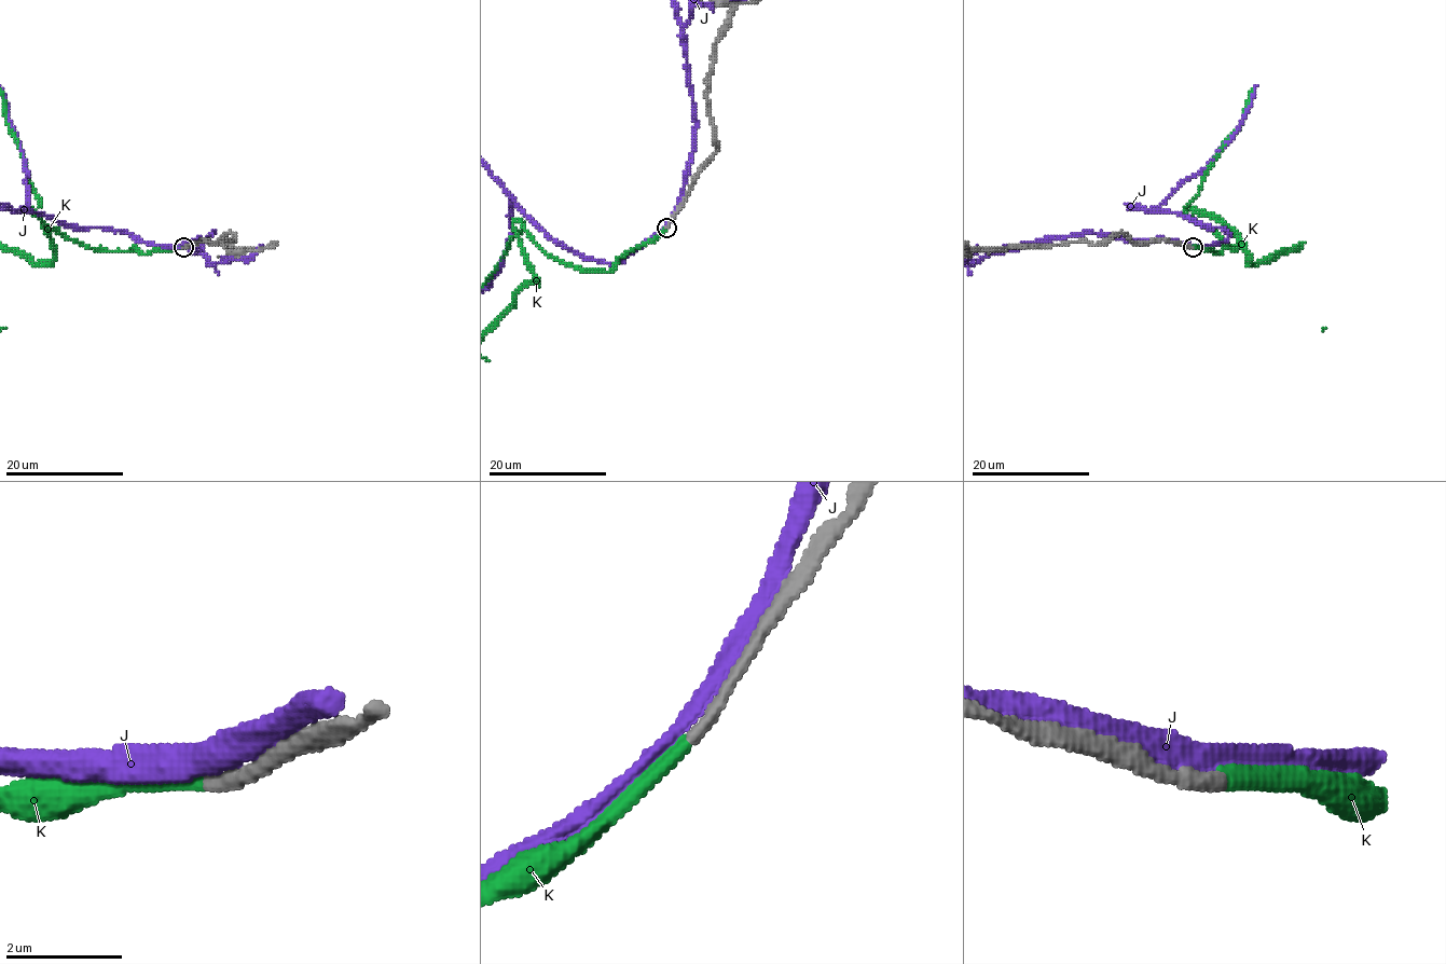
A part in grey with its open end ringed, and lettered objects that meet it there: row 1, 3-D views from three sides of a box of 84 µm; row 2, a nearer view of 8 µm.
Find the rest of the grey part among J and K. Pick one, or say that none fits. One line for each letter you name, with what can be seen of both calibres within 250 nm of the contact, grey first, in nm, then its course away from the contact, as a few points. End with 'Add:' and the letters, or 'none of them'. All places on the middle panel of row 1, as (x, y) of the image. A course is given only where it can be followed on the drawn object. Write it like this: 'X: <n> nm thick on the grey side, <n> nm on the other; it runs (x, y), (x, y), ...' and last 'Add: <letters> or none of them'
K: 240 nm thick on the grey side, 280 nm on the other; it runs (666, 226), (609, 271), (580, 271), (551, 258), (519, 220)
Add: K

